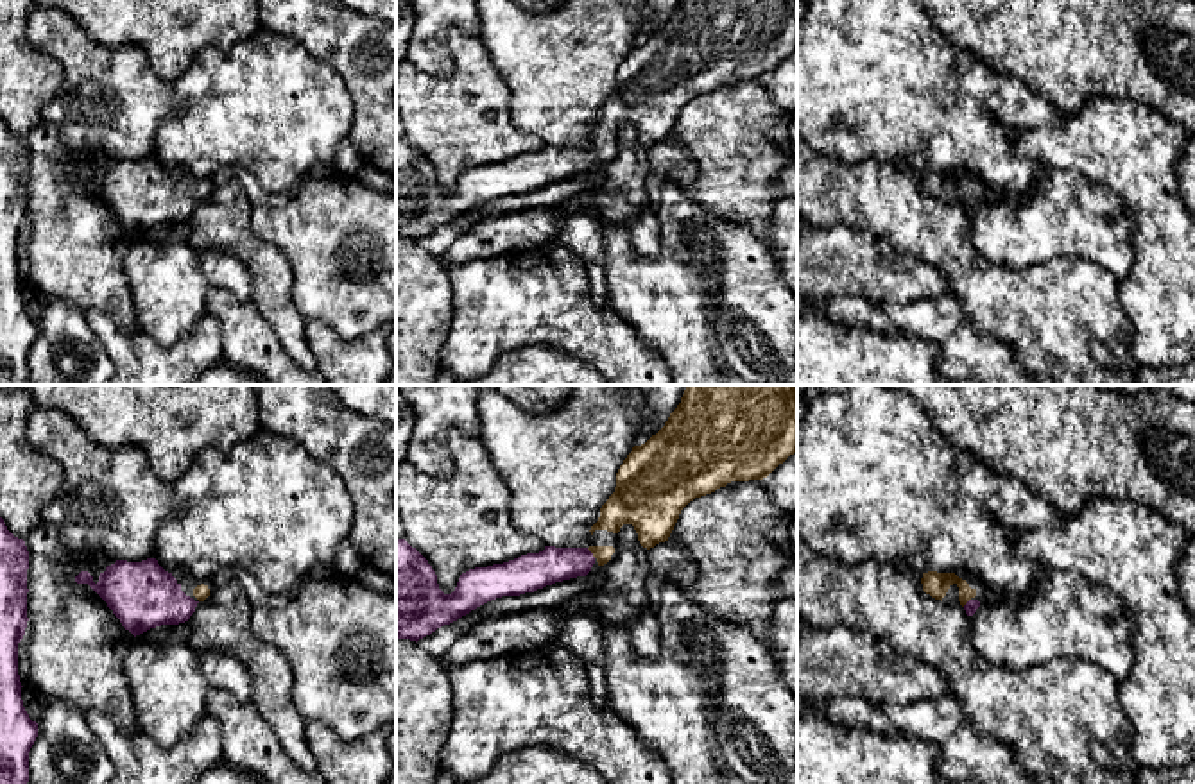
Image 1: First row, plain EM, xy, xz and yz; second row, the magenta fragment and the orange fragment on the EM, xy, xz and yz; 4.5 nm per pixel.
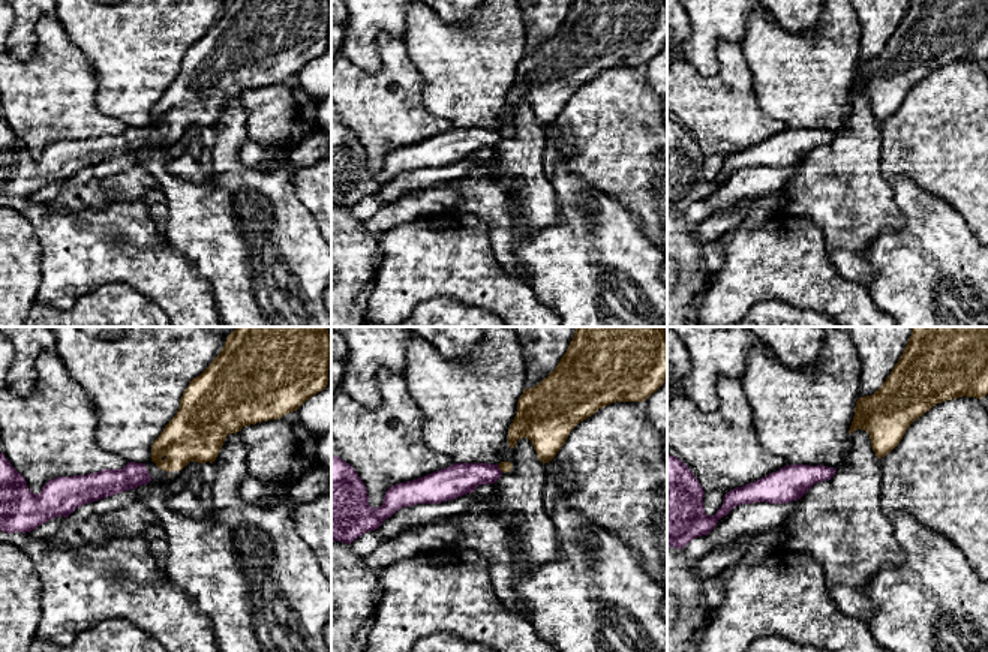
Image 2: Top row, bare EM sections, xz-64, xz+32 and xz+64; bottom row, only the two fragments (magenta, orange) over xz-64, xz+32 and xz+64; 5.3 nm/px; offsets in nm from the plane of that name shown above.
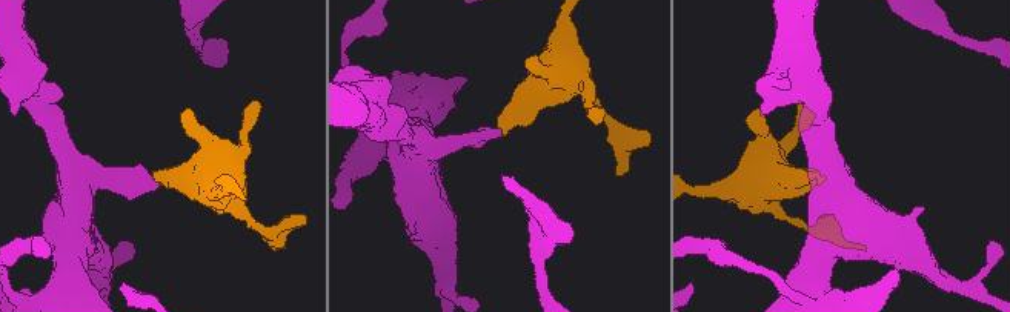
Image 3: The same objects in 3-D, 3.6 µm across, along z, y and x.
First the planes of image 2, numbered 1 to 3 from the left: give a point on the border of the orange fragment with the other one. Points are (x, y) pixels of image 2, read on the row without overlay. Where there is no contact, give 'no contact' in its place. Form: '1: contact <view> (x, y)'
1: no contact
2: contact xz+32 (498, 132)
3: no contact

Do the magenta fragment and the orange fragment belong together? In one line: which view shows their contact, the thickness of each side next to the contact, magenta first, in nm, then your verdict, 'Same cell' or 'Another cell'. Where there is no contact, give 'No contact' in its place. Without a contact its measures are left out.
Touches magenta in xz. Thickness 160 nm (magenta) against 80 nm. Same cell

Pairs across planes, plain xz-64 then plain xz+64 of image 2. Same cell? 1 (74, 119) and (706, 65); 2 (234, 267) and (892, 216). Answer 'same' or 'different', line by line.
1: different
2: different

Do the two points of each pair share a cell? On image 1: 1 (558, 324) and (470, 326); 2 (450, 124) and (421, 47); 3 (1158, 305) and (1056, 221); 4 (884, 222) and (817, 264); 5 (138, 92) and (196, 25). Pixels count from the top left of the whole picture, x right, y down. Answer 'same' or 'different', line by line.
1: same
2: different
3: different
4: different
5: different

